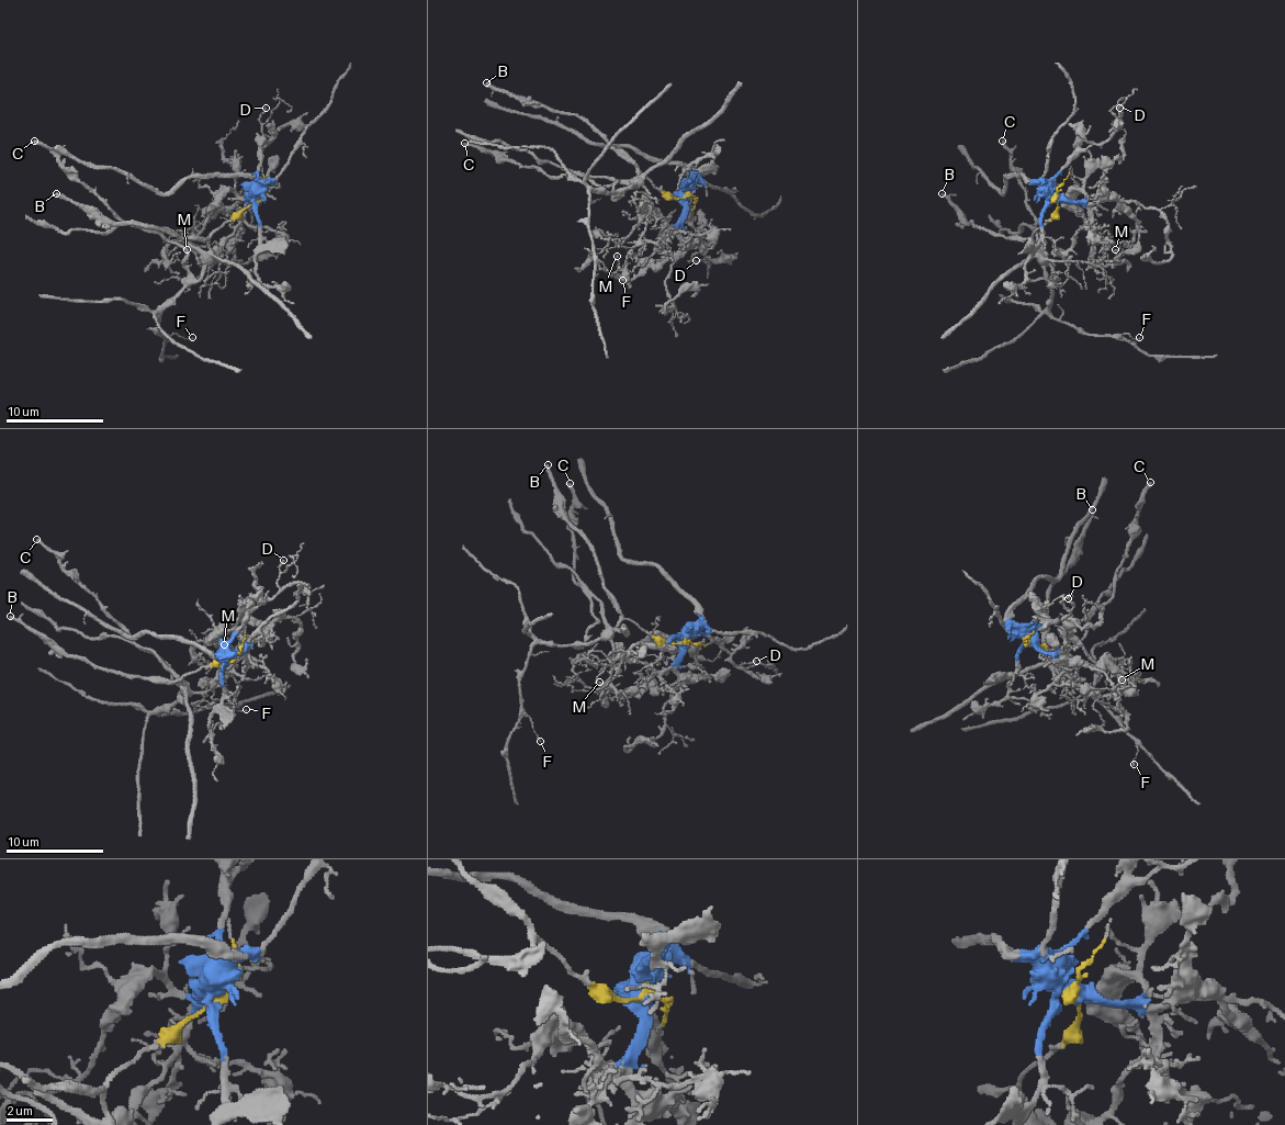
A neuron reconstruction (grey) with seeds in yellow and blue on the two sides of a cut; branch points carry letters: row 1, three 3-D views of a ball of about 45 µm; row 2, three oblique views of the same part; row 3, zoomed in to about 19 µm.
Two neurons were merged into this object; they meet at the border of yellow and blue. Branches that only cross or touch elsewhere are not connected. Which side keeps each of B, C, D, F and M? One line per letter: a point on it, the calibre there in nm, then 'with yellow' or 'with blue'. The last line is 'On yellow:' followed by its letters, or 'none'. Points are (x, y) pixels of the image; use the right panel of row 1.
B: (942, 193) | 190 nm | with yellow
C: (1002, 141) | 240 nm | with yellow
D: (1119, 108) | 120 nm | with blue
F: (1139, 337) | 110 nm | with yellow
M: (1115, 249) | 120 nm | with blue
On yellow: B, C, F

